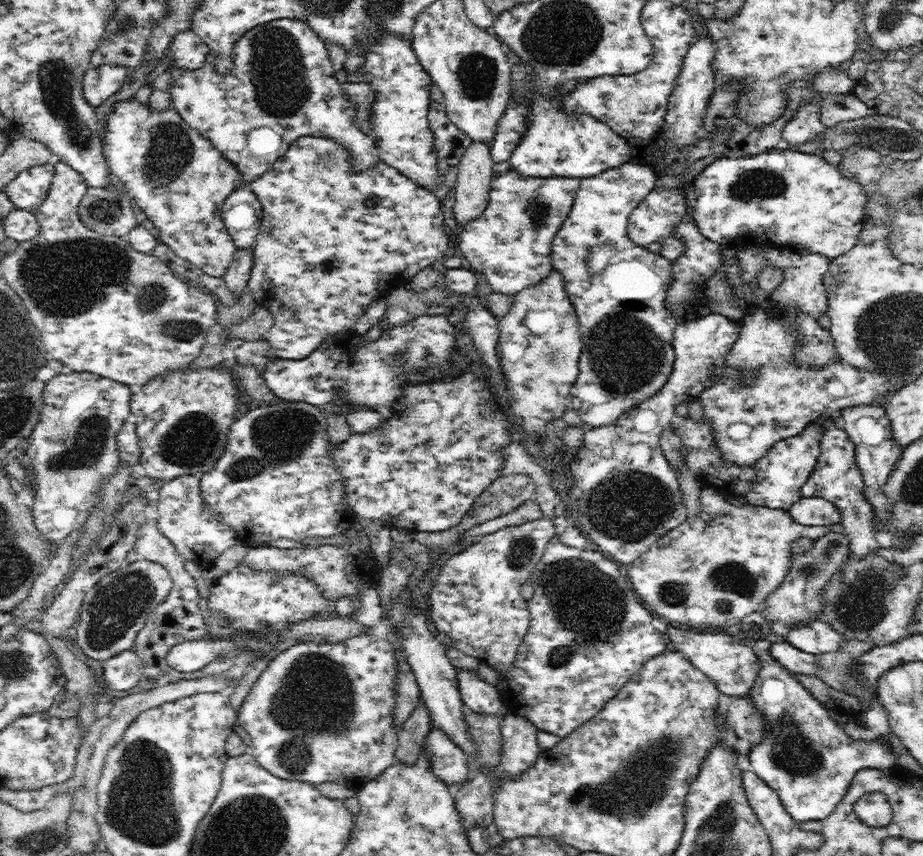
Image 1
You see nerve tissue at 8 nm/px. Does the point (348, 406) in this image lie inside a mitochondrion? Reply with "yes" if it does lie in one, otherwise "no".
no

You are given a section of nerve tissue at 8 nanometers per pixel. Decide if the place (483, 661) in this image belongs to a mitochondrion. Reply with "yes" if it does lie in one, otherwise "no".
no

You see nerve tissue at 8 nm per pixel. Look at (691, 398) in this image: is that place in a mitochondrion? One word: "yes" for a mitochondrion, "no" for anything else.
no

